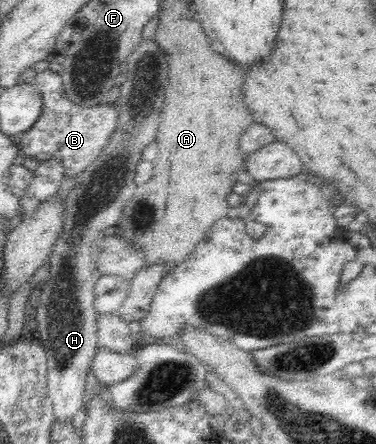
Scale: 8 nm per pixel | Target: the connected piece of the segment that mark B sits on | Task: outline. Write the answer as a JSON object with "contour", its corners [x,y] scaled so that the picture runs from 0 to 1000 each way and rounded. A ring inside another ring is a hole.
{"contour":[[[120,155],[93,169],[88,189],[112,214],[114,236],[106,264],[53,304],[53,347],[90,354],[101,363],[128,363],[146,354],[162,367],[181,403],[202,401],[261,358],[298,300],[314,291],[314,230],[261,234],[253,243],[205,236],[176,216],[168,178],[149,160]]]}

